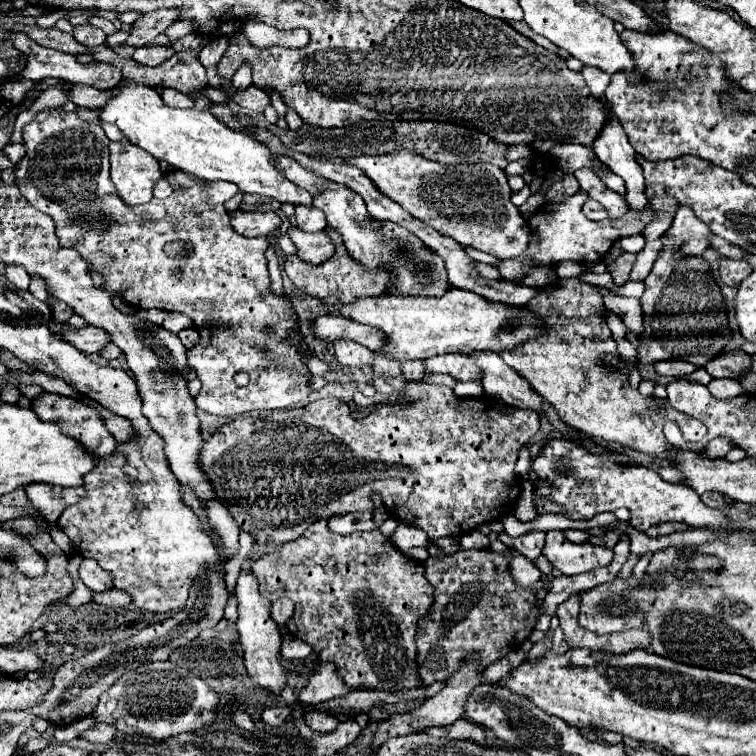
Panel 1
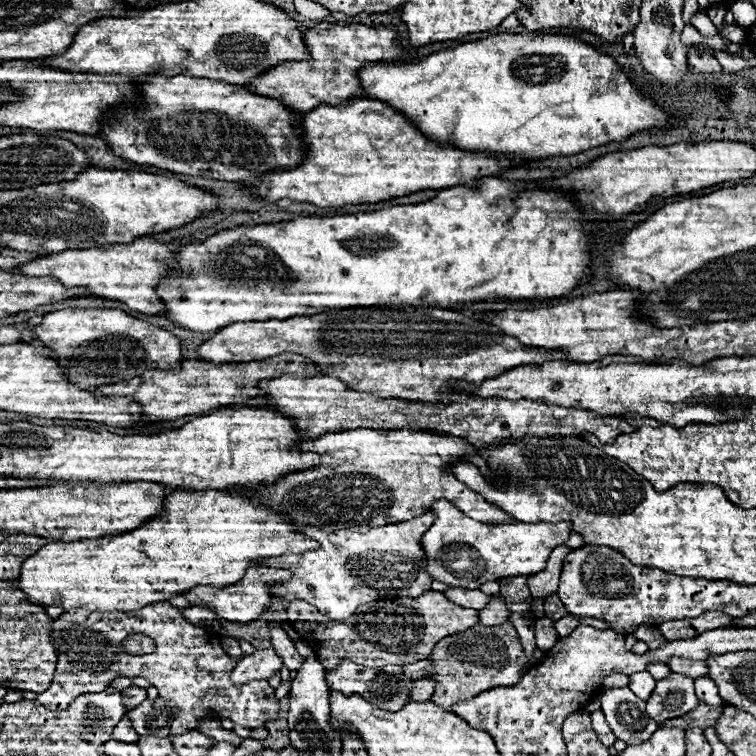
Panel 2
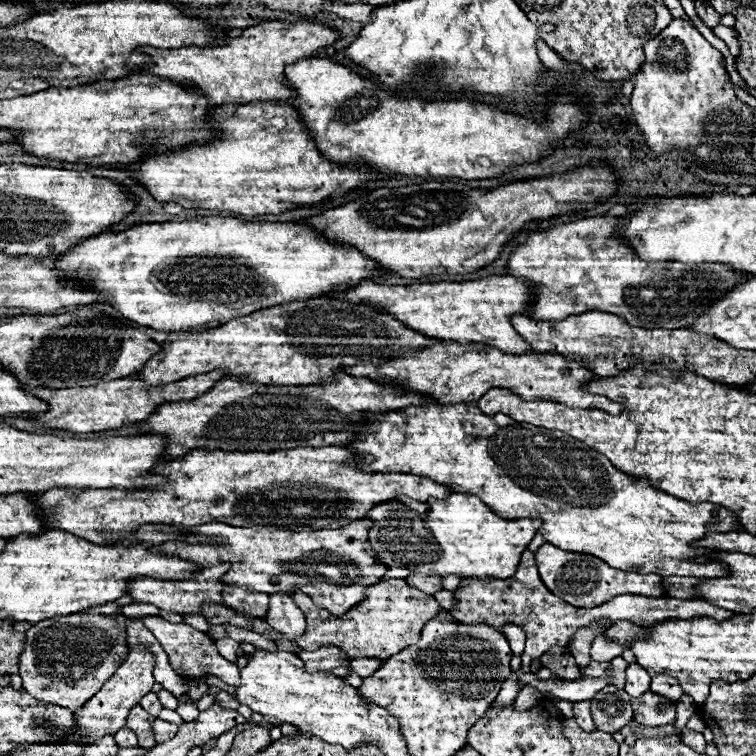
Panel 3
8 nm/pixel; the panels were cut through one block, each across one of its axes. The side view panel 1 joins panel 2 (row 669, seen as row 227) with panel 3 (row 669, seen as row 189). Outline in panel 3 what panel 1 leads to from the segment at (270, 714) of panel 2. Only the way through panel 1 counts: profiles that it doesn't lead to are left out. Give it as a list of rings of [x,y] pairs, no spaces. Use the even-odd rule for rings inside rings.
[[[110,602],[74,616],[58,616],[34,624],[26,632],[18,664],[24,690],[42,702],[78,712],[78,708],[82,708],[82,704],[102,688],[126,658],[126,620],[128,618],[120,614],[120,606]],[[144,616],[142,622],[146,624],[146,628],[150,628],[154,632],[156,640],[162,644],[164,652],[168,654],[168,660],[170,660],[172,668],[180,670],[180,672],[176,672],[178,676],[186,678],[186,676],[200,676],[200,674],[214,674],[214,676],[218,676],[218,678],[222,678],[226,682],[230,680],[230,684],[240,682],[238,666],[234,662],[228,662],[226,658],[222,658],[218,654],[218,650],[216,650],[214,640],[210,640],[204,632],[194,630],[188,624],[170,624],[160,616]],[[206,670],[212,670],[212,672],[206,672]]]

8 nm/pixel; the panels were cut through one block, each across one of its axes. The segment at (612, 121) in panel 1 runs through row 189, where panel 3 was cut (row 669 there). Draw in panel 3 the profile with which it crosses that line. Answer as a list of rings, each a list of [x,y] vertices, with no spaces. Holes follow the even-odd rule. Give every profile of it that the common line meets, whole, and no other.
[[[630,664],[626,668],[626,686],[624,686],[624,690],[632,698],[638,698],[638,696],[642,696],[644,692],[650,690],[650,676],[646,674],[646,670],[640,664]]]

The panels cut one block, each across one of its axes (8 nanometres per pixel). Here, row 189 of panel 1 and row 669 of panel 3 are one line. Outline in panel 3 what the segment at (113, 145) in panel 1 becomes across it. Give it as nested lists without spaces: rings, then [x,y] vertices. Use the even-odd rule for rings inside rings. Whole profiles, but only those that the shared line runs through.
[[[142,646],[128,648],[128,658],[118,666],[114,676],[102,686],[102,690],[96,696],[92,696],[92,700],[88,700],[80,708],[80,712],[74,714],[82,732],[90,740],[98,740],[106,734],[116,734],[120,728],[124,728],[124,722],[126,722],[130,708],[134,704],[138,704],[138,700],[142,700],[142,696],[146,696],[152,690],[152,684],[156,682],[152,676],[154,664],[156,664],[154,654],[148,648],[142,648]]]

